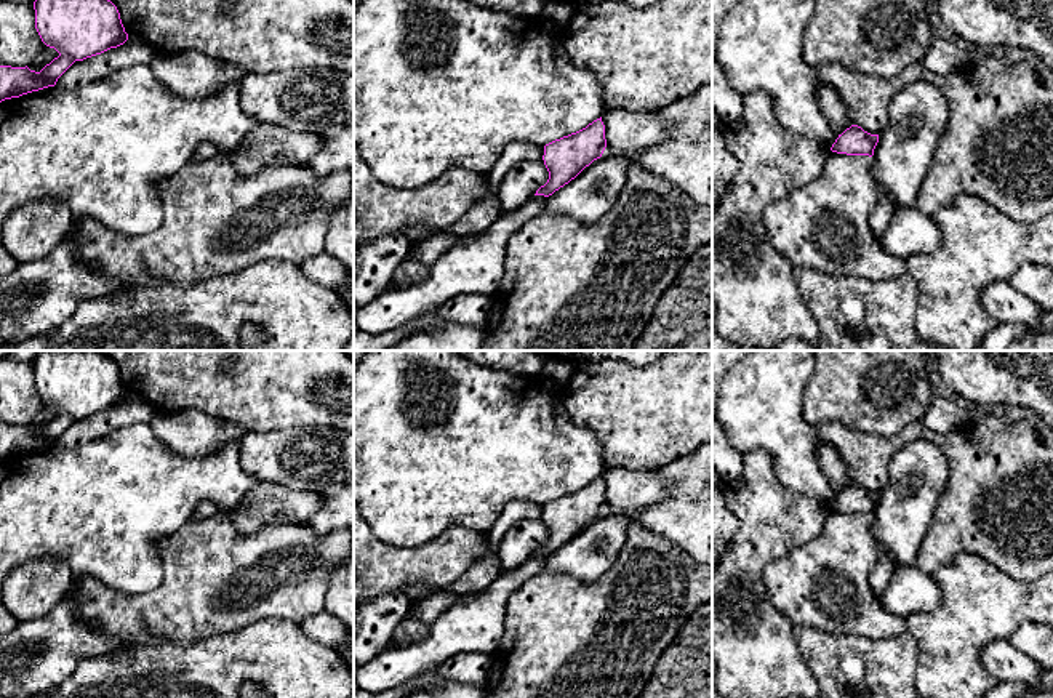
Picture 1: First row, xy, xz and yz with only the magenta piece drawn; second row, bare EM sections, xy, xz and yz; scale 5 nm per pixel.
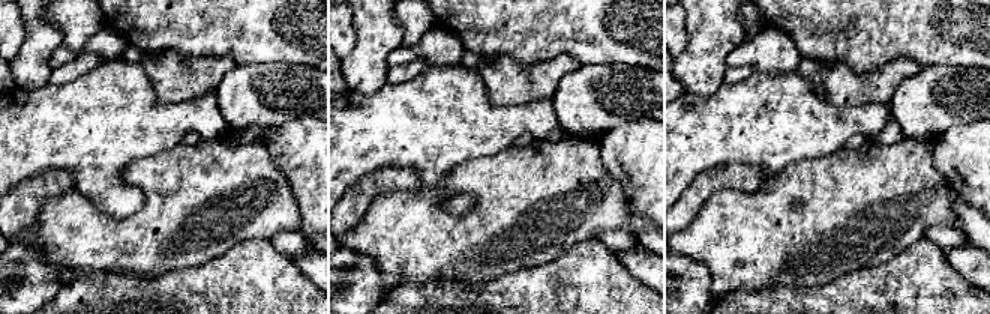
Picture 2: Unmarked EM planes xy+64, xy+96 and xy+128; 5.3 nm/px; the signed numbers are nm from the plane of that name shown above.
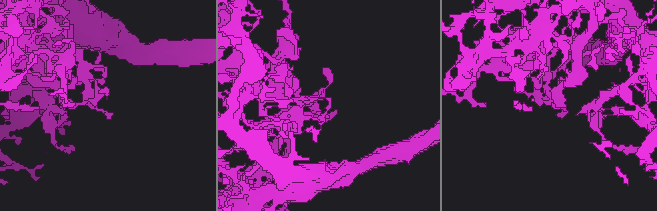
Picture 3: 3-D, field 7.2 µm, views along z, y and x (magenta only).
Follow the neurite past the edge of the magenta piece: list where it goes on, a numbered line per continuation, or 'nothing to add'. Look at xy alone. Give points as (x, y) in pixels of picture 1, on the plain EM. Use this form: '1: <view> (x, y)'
nothing to add

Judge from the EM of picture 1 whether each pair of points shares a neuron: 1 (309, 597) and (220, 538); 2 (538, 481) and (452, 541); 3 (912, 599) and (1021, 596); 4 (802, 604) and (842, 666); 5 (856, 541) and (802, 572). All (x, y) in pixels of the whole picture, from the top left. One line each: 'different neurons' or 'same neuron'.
1: same neuron
2: different neurons
3: different neurons
4: different neurons
5: same neuron

